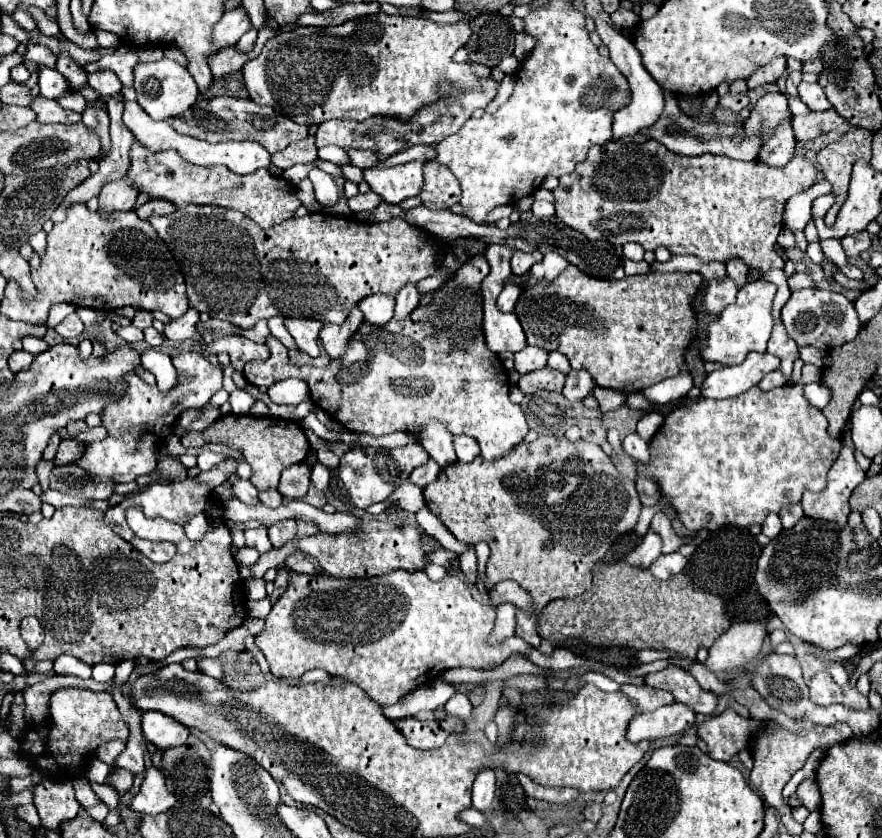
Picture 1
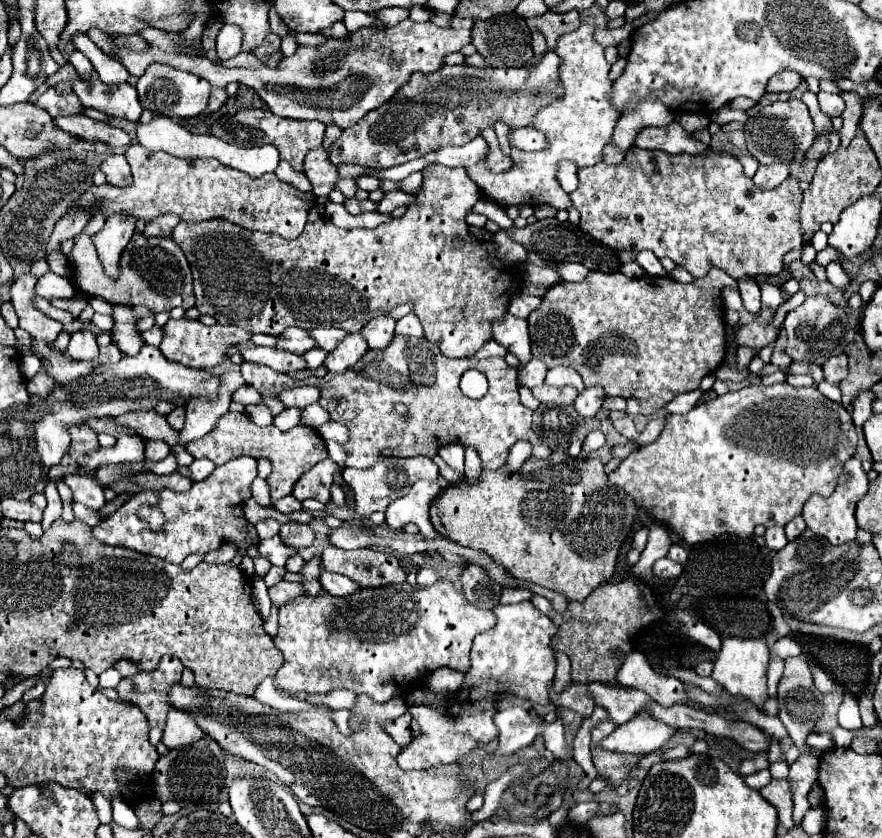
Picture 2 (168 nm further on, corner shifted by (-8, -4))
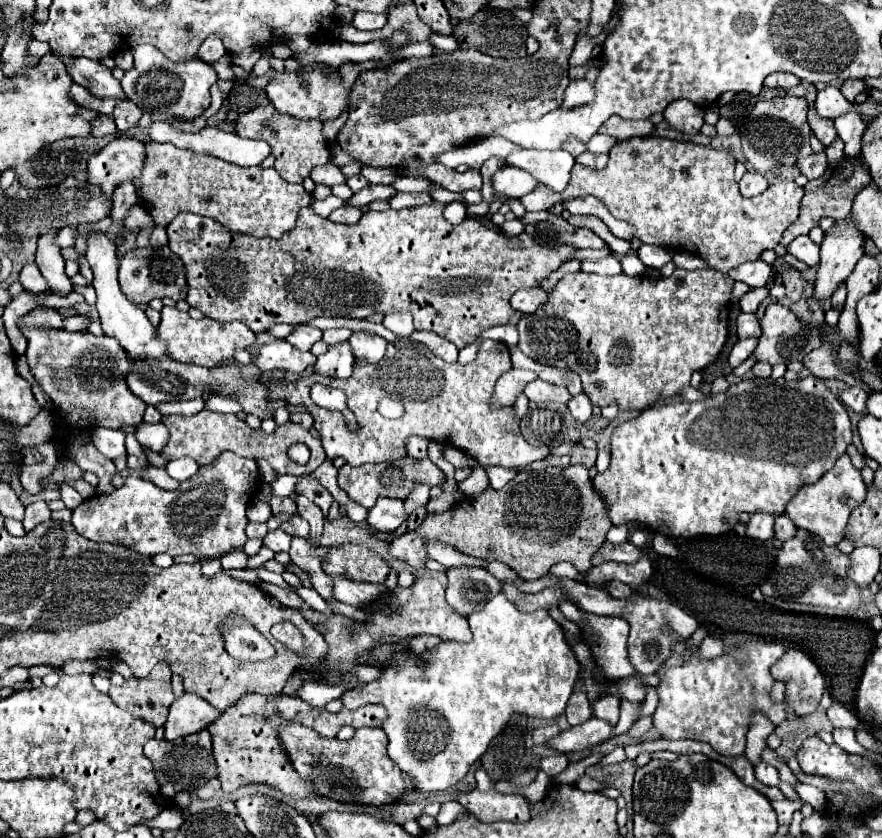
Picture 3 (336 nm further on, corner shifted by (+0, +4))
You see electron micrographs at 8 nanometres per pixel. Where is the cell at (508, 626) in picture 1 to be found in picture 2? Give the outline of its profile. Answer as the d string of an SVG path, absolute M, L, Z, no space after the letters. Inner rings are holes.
M530 601L516 605L496 605L496 625L474 637L470 653L470 669L464 675L462 687L448 697L450 705L440 711L428 705L410 705L408 713L416 719L420 733L400 749L400 769L430 769L438 765L462 763L466 755L480 743L490 743L498 737L494 725L496 705L502 697L516 695L532 703L550 703L548 689L552 687L556 673L556 655L552 639L556 637L556 625L540 613Z

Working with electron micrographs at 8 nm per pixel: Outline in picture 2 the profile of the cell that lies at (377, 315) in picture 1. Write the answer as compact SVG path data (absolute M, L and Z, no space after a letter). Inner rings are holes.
M380 315L364 325L360 335L366 339L370 349L386 349L394 337L396 321L390 315Z

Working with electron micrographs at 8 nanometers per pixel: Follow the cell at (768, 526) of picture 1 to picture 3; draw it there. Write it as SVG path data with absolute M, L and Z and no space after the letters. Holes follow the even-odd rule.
M752 515L746 525L746 535L752 539L768 541L774 537L774 517L772 515Z

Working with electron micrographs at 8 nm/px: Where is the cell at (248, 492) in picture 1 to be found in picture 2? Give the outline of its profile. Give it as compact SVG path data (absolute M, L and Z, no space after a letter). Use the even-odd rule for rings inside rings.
M266 519L266 521L256 523L256 533L260 539L268 539L272 535L278 535L278 529L280 529L280 523L274 519Z

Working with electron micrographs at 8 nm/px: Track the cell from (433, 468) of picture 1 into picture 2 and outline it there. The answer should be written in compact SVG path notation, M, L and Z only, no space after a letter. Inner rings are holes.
M418 481L406 497L392 501L386 509L386 525L394 531L402 529L406 523L414 523L420 529L420 535L428 539L436 539L436 531L430 523L430 503L438 497L440 487L438 481Z

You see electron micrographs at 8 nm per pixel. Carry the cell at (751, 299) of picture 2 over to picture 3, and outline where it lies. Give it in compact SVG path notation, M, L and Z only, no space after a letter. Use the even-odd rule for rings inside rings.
M762 287L762 289L750 289L750 291L746 291L740 297L740 309L744 313L756 313L760 301L766 299L766 297L768 297L768 289L766 287Z

